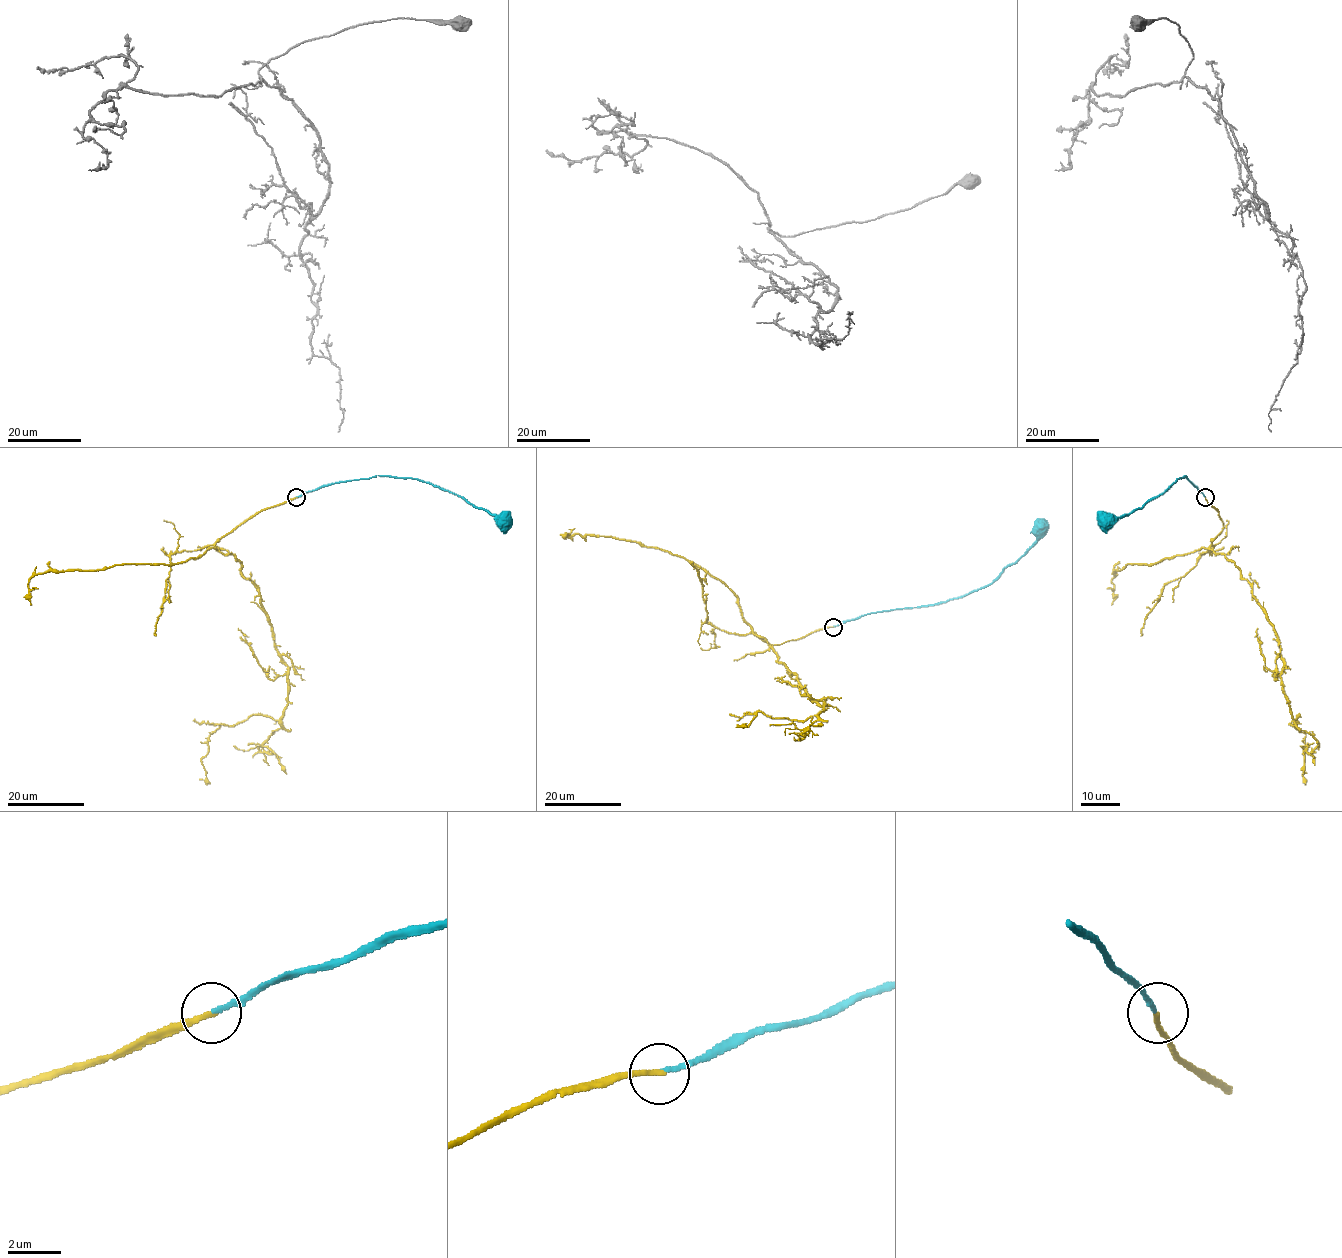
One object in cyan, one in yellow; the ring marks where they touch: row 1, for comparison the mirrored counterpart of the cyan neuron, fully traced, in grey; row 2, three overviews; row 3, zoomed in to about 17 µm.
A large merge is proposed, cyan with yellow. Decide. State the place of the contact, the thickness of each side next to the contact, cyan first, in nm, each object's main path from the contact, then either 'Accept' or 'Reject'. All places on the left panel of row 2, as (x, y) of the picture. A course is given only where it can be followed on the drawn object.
Place: (296, 497). Thickness 150 nm (cyan) against 200 nm. Course of cyan: (296, 497), (333, 483), (376, 475), (411, 477), (451, 492), (505, 523). Course of yellow: (296, 497), (256, 512), (215, 545), (257, 589), (287, 666), (287, 706), (278, 720), (221, 723), (199, 778). Accept

